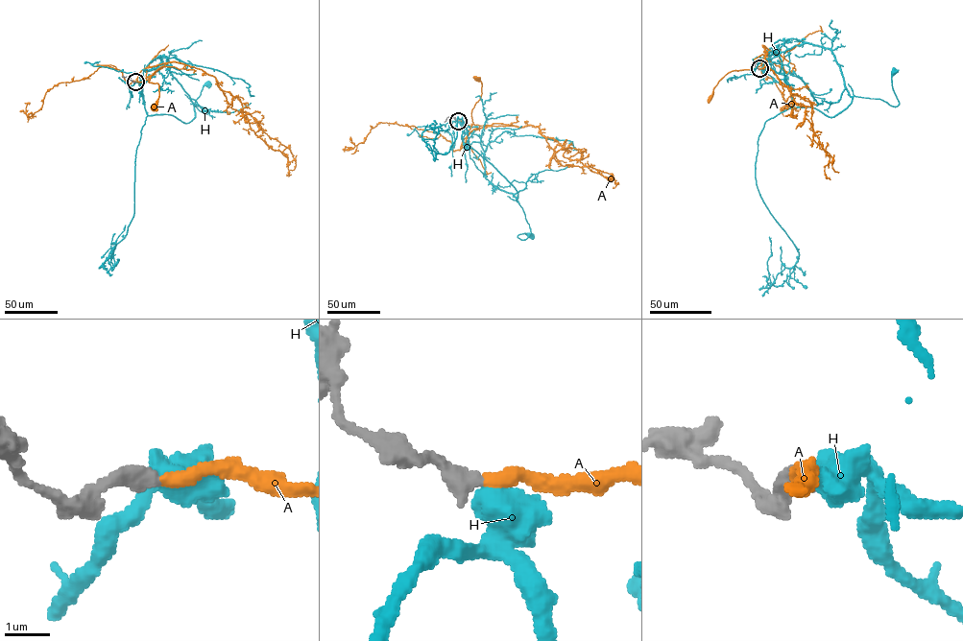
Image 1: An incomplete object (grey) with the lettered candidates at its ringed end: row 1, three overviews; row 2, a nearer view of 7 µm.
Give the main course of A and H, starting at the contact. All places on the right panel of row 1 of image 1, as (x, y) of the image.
A: (759, 68), (765, 65), (762, 62), (751, 69), (728, 73), (713, 89), (710, 98)
H: (759, 68), (785, 76), (791, 107), (809, 106), (833, 117), (854, 96), (880, 99), (897, 106), (893, 71)

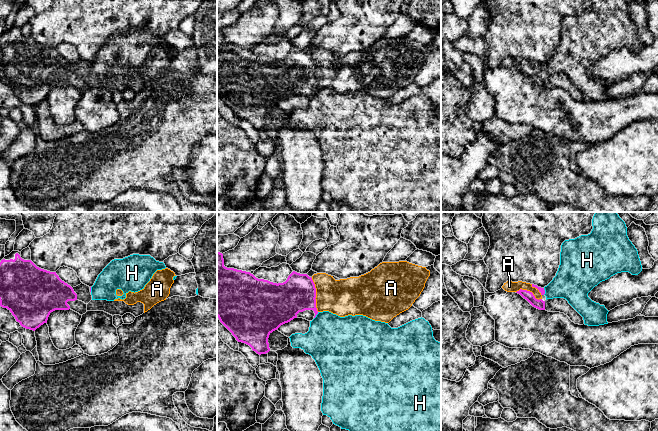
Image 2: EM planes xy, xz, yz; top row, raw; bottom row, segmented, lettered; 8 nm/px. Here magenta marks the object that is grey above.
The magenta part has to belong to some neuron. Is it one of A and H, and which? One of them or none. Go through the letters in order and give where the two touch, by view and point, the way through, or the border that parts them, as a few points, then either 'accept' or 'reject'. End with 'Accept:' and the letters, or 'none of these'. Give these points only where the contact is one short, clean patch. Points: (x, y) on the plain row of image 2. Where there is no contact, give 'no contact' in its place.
A: xz (315, 71) | across xz (285, 76), (294, 71), (315, 71), (343, 73) | accept
H: xz (316, 90) | along xz (318, 88), (314, 94) | reject
Accept: A

